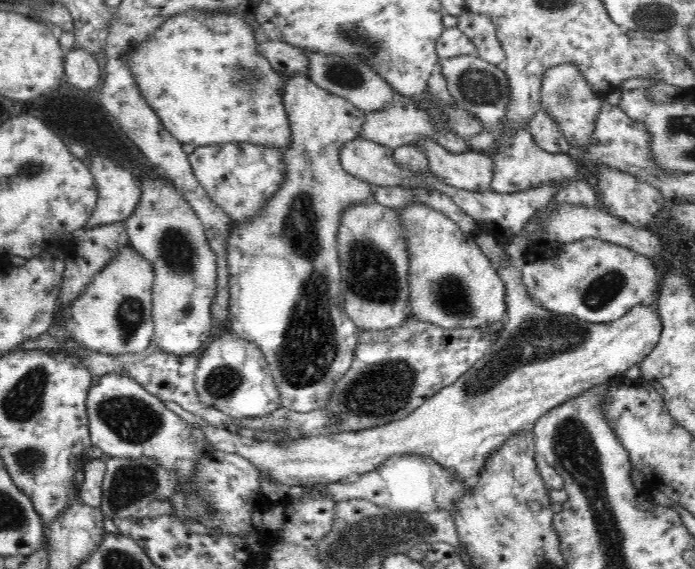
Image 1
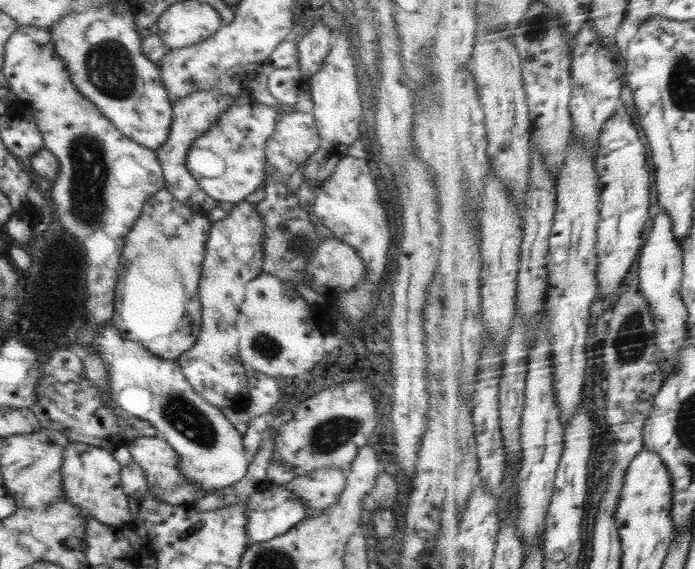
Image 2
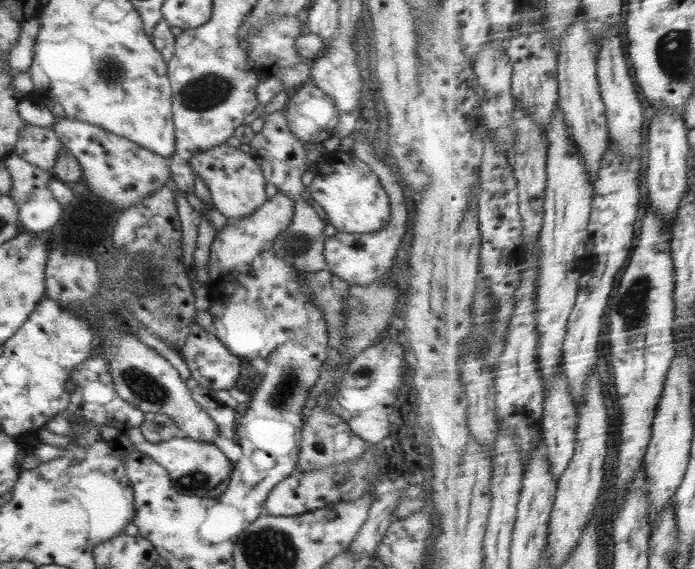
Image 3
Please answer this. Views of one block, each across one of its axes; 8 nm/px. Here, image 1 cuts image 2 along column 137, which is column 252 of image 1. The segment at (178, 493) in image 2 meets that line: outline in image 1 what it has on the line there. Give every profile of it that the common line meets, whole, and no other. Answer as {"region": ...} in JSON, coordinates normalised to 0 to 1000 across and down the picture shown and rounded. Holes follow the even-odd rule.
{"region":[[[688,402],[681,406],[681,417],[682,425],[694,438],[698,450],[708,459],[708,467],[717,476],[728,504],[729,552],[724,580],[717,589],[718,596],[705,608],[696,629],[679,643],[668,661],[662,661],[660,668],[633,684],[622,699],[616,699],[616,707],[610,707],[609,714],[599,717],[596,726],[588,726],[574,740],[527,756],[504,756],[504,759],[475,763],[463,759],[458,768],[432,766],[426,773],[397,780],[384,773],[368,773],[361,761],[337,763],[322,749],[305,749],[299,740],[279,731],[252,708],[239,705],[236,707],[237,714],[282,757],[286,757],[286,763],[305,780],[305,791],[340,796],[368,819],[373,833],[380,828],[388,842],[417,858],[475,852],[489,847],[506,833],[524,835],[537,830],[550,819],[558,805],[584,798],[619,803],[627,815],[656,831],[662,845],[671,845],[678,837],[691,833],[699,810],[717,786],[725,780],[725,775],[729,775],[731,768],[748,757],[765,756],[770,742],[777,733],[783,733],[783,728],[791,724],[794,717],[801,717],[820,699],[836,696],[840,685],[849,685],[862,675],[876,673],[879,666],[896,659],[912,641],[921,641],[950,599],[954,562],[950,561],[945,538],[918,536],[905,545],[904,552],[895,559],[866,569],[832,562],[817,552],[801,552],[780,536],[774,538],[767,533],[753,499],[751,473],[731,464],[734,452],[714,424],[712,411]]]}

